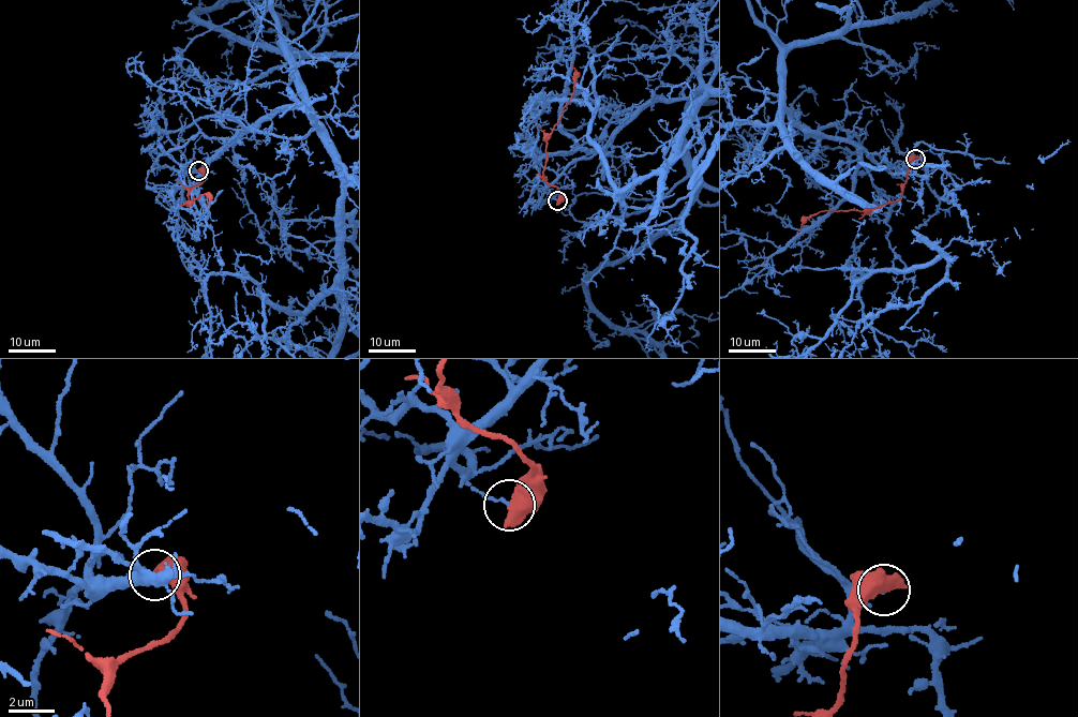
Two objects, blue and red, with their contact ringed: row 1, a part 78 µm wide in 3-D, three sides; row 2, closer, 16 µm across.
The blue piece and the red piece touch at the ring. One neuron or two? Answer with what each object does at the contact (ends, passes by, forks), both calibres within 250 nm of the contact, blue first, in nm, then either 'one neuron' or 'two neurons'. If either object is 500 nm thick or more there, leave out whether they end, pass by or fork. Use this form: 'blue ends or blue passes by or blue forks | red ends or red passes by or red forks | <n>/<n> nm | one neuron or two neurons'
120/700 nm | two neurons

